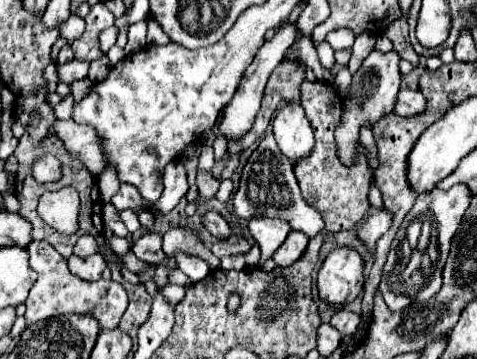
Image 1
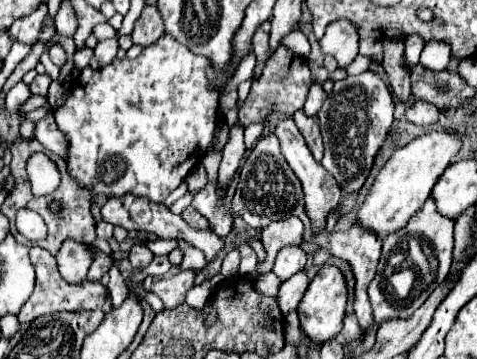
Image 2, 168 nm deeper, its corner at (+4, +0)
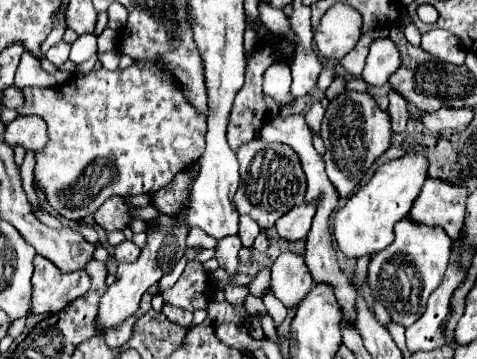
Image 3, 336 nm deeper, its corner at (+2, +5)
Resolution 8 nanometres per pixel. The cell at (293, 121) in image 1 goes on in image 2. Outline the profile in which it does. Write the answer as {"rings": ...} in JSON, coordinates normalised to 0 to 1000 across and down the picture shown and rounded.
{"rings":[[[591,331],[583,348],[579,348],[579,382],[587,387],[587,404],[591,404],[591,432],[600,437],[604,460],[612,465],[612,476],[621,482],[621,493],[629,499],[633,521],[637,521],[637,582],[642,582],[642,599],[650,604],[650,621],[654,621],[654,649],[671,649],[679,632],[683,632],[683,604],[692,588],[700,588],[713,565],[713,521],[704,515],[700,493],[692,493],[692,482],[658,448],[633,370],[625,365],[625,354],[616,348],[612,331]]]}

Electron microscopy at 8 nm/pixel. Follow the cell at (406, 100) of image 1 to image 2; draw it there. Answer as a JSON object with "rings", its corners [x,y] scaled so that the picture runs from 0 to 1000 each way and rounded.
{"rings":[[[868,281],[868,292],[860,292],[851,304],[851,326],[855,337],[864,337],[868,348],[885,348],[885,354],[901,354],[910,343],[918,343],[922,326],[922,304],[893,287],[893,281]]]}

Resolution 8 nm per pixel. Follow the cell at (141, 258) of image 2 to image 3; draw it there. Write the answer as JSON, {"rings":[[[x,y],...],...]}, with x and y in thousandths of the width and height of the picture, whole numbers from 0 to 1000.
{"rings":[[[260,669],[256,680],[247,680],[243,685],[243,696],[235,702],[235,713],[247,724],[247,730],[285,730],[289,724],[289,713],[294,713],[294,691],[281,680],[281,674],[273,674],[273,669]]]}

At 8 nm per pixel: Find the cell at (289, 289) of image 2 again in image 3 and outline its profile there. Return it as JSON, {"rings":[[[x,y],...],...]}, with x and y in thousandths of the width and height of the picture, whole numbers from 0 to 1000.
{"rings":[[[721,251],[717,262],[692,279],[675,334],[671,379],[683,401],[683,429],[679,429],[683,485],[692,507],[704,518],[709,540],[725,552],[755,513],[755,501],[763,496],[767,474],[784,457],[784,446],[818,407],[818,379],[822,379],[818,318],[801,306],[776,262]]]}

